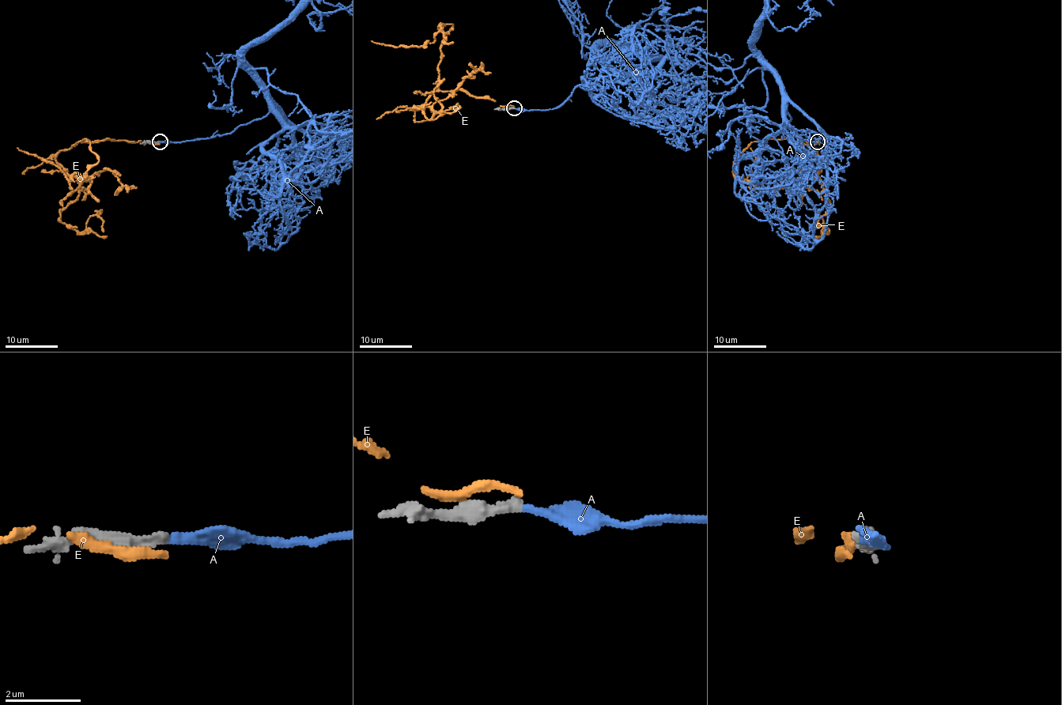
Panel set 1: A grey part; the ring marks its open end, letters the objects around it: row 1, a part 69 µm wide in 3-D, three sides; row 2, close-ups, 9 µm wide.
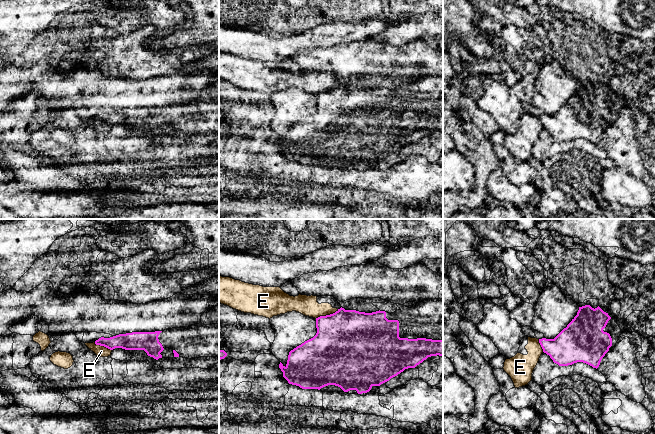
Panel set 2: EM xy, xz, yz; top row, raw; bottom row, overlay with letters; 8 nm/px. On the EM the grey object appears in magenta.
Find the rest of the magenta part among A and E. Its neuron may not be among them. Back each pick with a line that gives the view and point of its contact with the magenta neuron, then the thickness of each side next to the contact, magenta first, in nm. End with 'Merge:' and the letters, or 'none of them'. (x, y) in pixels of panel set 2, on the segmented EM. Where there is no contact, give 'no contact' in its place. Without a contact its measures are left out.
A: no contact
Merge: A

